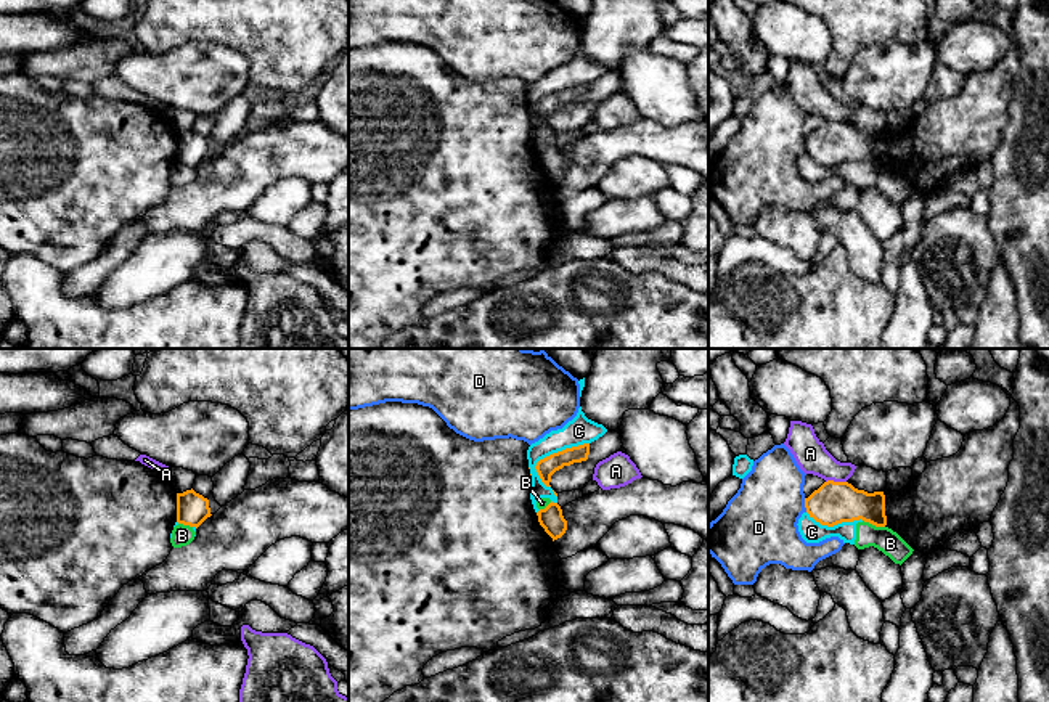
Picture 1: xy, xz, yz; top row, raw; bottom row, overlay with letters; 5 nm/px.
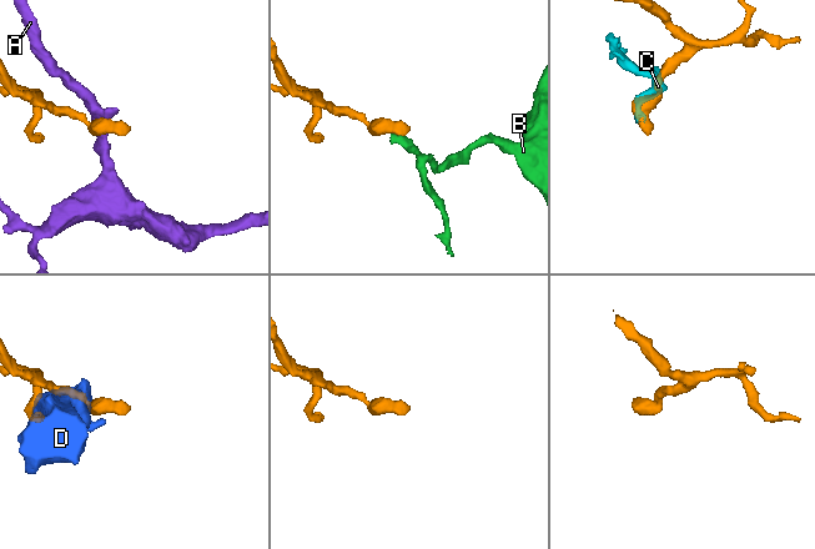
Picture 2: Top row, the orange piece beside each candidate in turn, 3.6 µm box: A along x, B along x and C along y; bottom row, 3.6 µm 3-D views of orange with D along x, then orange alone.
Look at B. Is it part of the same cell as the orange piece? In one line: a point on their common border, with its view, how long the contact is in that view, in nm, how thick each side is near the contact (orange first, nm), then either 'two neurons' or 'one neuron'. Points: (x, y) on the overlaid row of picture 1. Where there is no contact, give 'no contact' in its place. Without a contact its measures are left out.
yz (874, 524) | 120 nm | 220/120 nm | two neurons

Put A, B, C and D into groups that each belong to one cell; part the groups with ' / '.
A / B C / D

